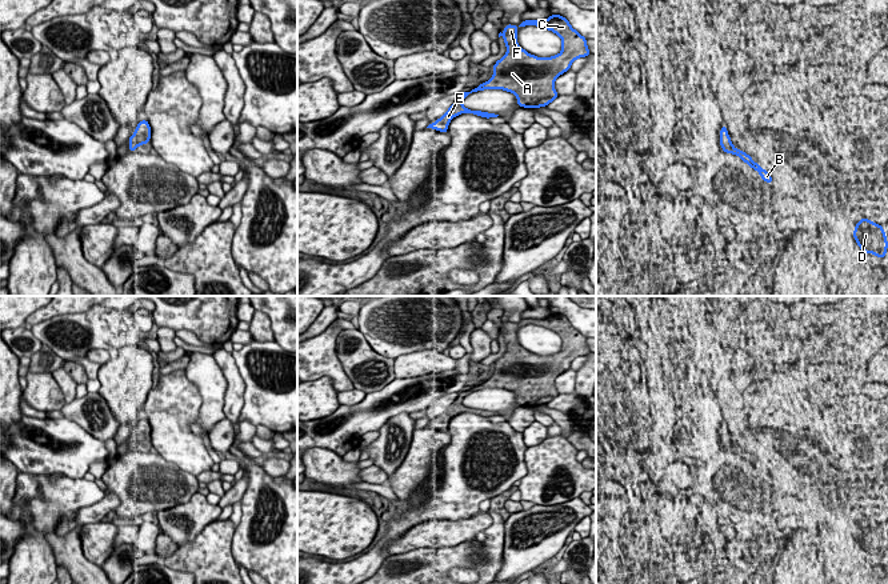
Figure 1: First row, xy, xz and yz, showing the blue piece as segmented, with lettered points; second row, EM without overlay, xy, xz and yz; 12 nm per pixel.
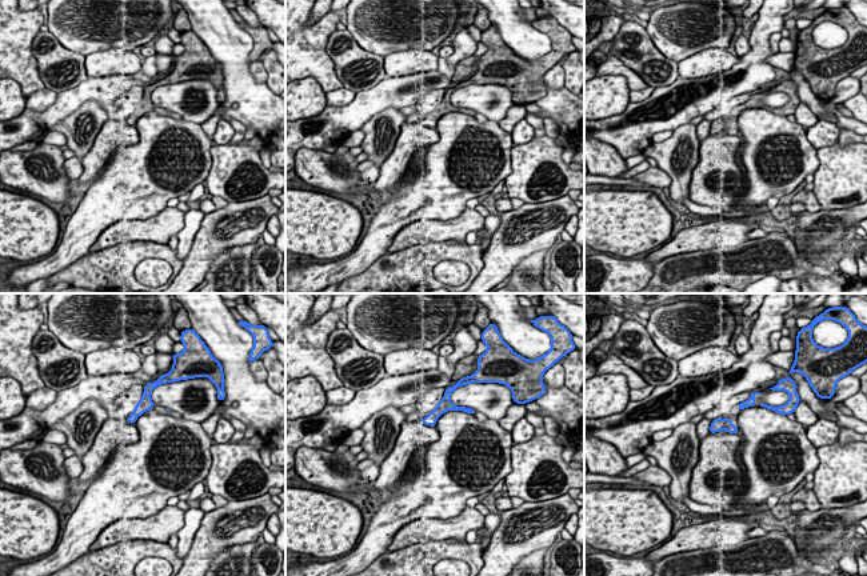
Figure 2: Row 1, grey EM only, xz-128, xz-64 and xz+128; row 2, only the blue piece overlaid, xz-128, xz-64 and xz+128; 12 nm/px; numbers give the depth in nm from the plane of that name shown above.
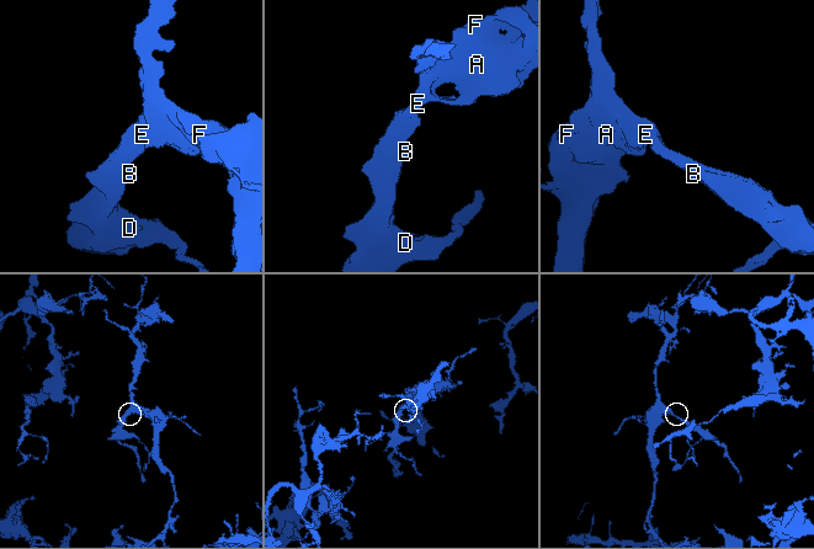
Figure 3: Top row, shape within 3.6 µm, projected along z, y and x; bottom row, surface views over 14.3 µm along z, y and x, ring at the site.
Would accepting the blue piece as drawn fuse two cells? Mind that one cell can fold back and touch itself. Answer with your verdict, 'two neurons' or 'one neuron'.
one neuron

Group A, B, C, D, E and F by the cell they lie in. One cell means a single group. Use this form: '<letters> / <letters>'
A B C D E F

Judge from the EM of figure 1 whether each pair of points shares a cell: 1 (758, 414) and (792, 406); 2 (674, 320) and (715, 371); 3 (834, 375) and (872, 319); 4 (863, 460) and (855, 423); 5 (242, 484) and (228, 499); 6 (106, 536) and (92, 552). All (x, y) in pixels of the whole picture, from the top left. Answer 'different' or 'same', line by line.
1: same
2: different
3: different
4: same
5: same
6: same

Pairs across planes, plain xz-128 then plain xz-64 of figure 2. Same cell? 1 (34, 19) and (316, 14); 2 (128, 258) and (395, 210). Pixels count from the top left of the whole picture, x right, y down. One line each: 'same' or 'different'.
1: different
2: different

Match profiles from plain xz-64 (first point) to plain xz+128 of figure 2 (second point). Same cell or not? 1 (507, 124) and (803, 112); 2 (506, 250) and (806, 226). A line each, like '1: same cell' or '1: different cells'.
1: same cell
2: same cell

